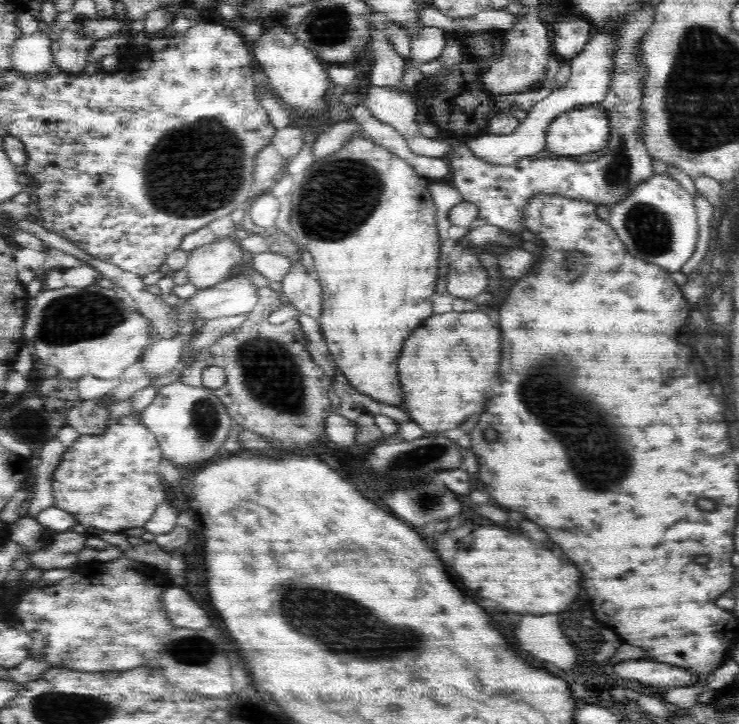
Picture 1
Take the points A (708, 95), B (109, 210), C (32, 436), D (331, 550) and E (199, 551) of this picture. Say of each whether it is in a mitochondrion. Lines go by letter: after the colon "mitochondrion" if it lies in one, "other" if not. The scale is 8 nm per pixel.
A: mitochondrion
B: other
C: mitochondrion
D: other
E: other

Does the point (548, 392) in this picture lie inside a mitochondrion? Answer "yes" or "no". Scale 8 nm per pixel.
yes

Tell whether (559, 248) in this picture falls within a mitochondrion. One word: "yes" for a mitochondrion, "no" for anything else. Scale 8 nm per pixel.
no

